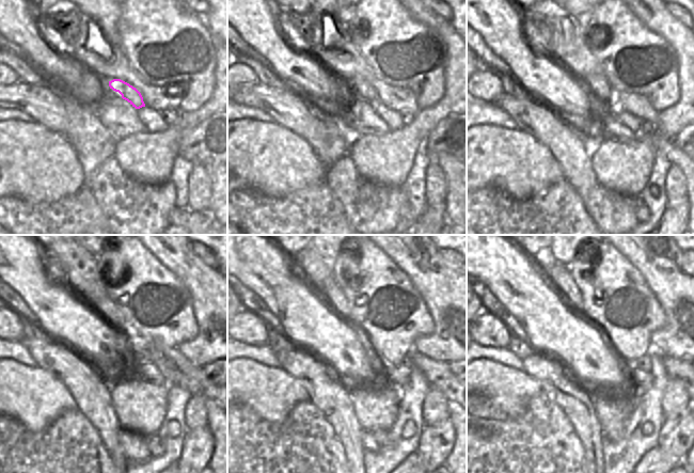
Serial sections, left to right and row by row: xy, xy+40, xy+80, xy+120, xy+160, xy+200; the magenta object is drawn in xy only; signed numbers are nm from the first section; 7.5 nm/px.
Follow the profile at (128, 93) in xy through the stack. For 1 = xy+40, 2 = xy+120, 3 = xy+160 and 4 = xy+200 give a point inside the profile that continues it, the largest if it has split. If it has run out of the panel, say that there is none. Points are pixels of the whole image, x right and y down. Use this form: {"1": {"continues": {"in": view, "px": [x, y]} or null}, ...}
{"1": {"continues": {"in": "xy+40", "px": [360, 88]}}, "2": {"continues": {"in": "xy+120", "px": [106, 308]}}, "3": {"continues": {"in": "xy+160", "px": [332, 293]}}, "4": {"continues": {"in": "xy+200", "px": [557, 273]}}}

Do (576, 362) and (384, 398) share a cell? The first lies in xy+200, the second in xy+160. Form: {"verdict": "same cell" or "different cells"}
{"verdict": "different cells"}

